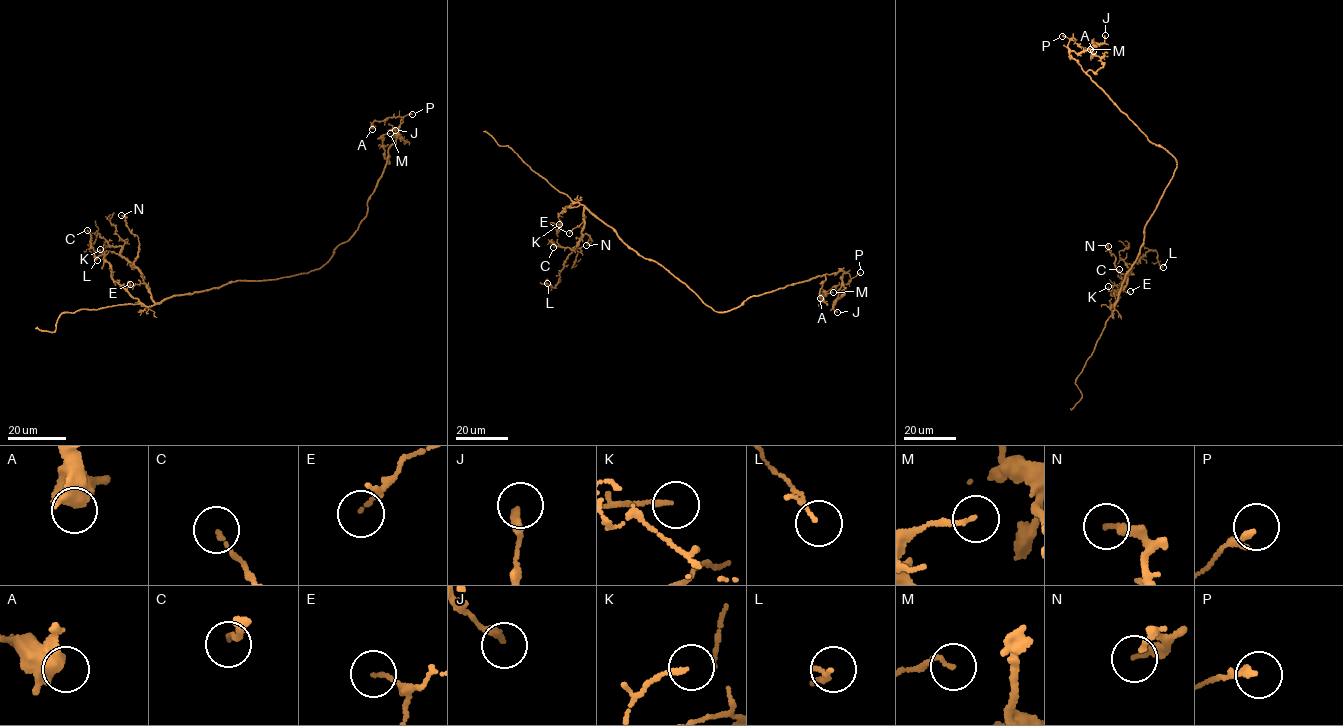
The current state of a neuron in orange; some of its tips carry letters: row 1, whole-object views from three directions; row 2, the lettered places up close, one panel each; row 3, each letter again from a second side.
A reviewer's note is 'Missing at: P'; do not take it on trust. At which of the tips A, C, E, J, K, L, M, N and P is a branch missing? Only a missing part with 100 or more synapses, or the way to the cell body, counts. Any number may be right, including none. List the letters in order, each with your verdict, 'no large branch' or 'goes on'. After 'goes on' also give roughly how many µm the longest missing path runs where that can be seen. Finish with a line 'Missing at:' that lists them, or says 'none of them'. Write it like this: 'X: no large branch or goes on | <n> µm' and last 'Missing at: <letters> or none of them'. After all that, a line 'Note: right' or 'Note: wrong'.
A: no large branch
C: no large branch
E: no large branch
J: no large branch
K: no large branch
L: no large branch
M: no large branch
N: no large branch
P: no large branch
Missing at: none of them
Note: wrong

